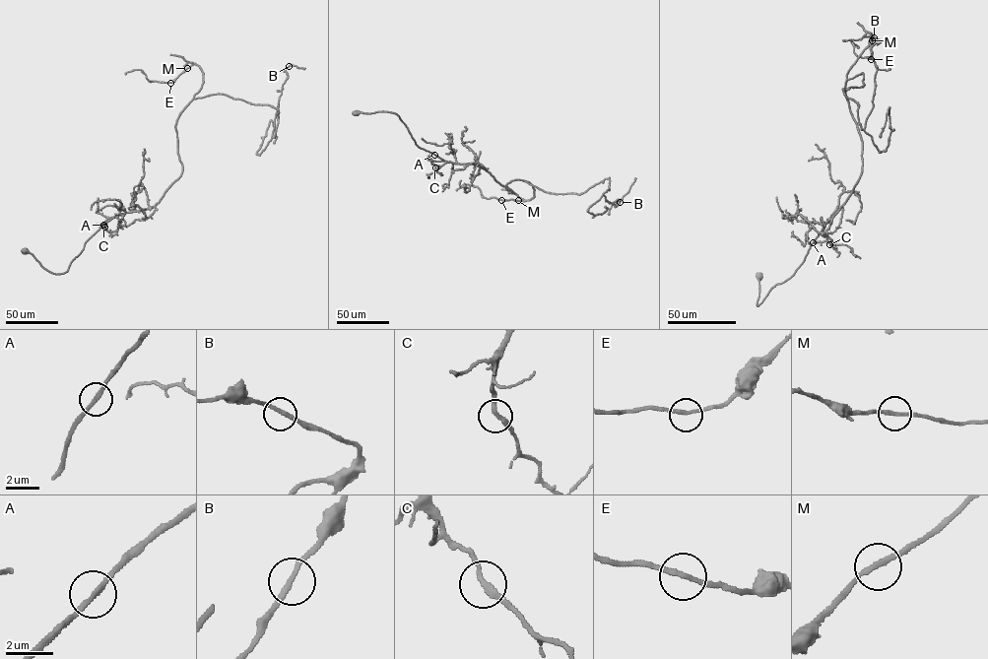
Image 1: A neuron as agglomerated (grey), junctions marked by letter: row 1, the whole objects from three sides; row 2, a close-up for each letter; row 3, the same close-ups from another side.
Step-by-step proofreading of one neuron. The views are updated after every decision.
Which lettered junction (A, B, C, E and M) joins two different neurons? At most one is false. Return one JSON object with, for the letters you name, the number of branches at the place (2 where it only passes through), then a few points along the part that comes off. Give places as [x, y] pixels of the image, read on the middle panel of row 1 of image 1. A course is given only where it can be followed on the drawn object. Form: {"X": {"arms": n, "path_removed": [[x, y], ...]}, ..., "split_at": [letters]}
{"split_at": []}

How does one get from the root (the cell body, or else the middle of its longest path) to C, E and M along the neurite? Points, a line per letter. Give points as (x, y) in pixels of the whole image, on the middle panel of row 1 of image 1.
C: (356, 112), (396, 113), (419, 147), (446, 162), (435, 167)
E: (356, 112), (395, 113), (420, 148), (483, 167), (508, 193), (516, 179), (534, 189), (529, 200), (501, 200)
M: (356, 112), (396, 113), (419, 147), (483, 167), (508, 193), (511, 180), (528, 181), (534, 197), (518, 200)

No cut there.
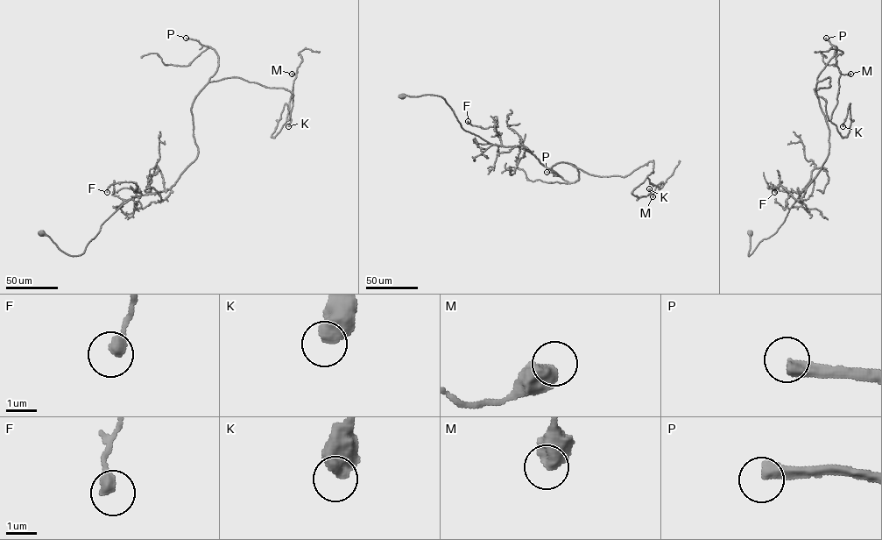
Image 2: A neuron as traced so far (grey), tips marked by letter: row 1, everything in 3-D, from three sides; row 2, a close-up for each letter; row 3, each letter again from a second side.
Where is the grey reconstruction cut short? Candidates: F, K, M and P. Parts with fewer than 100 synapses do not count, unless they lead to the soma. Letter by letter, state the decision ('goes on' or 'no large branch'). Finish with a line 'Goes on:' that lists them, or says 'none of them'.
F: no large branch
K: no large branch
M: no large branch
P: goes on
Goes on: P

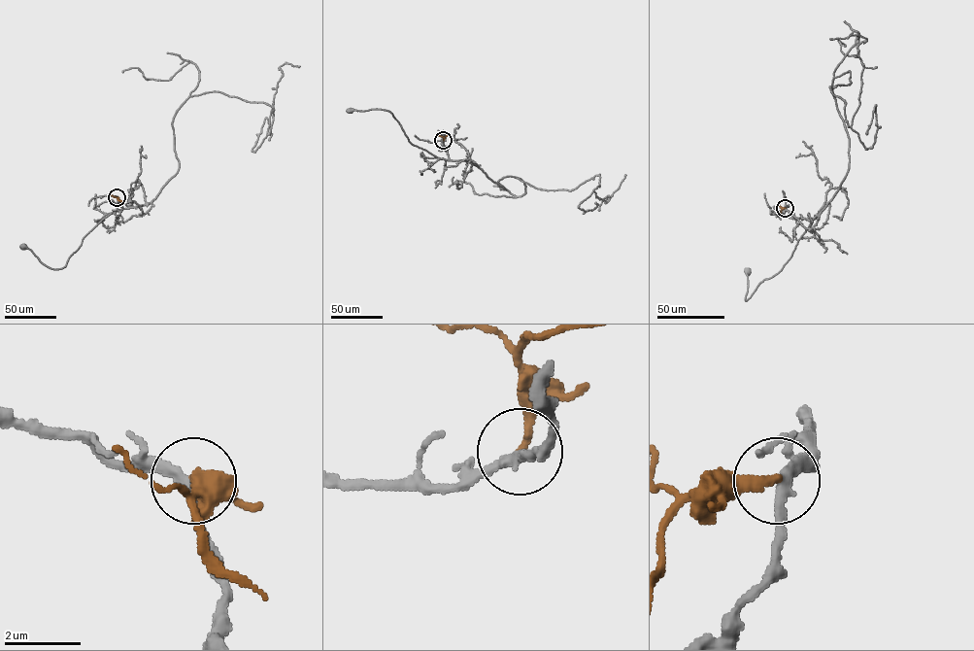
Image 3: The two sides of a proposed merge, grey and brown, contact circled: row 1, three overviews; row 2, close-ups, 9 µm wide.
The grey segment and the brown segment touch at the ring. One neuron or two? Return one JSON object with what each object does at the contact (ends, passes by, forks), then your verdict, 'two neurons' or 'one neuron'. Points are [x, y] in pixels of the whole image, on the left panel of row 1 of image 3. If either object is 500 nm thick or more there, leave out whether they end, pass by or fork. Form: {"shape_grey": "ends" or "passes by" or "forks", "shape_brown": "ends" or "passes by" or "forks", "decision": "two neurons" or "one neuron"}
{"shape_grey": "passes by", "shape_brown": "ends", "decision": "two neurons"}

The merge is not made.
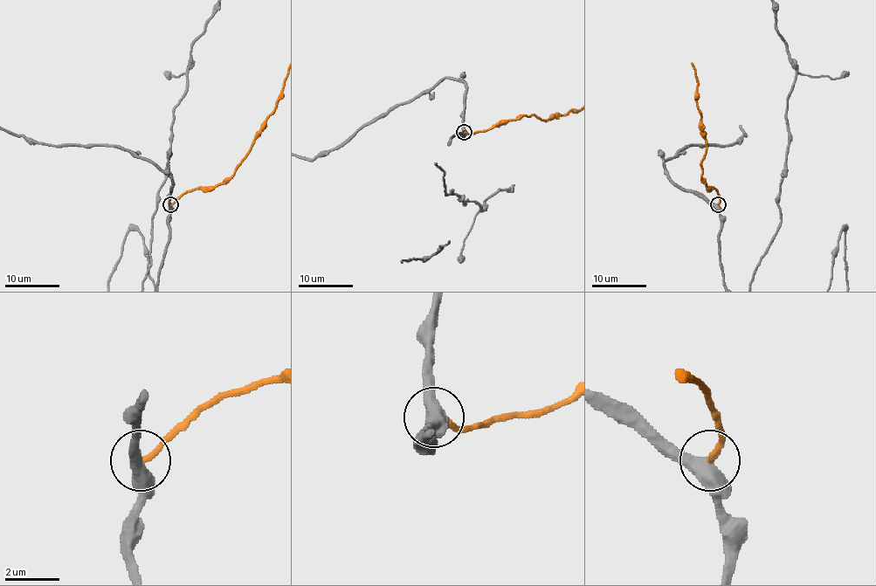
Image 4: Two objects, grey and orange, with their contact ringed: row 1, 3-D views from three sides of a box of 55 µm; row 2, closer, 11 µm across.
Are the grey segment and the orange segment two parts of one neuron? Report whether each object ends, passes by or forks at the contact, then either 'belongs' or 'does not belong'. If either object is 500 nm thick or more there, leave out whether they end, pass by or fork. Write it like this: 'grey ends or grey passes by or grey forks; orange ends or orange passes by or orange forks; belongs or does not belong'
belongs

